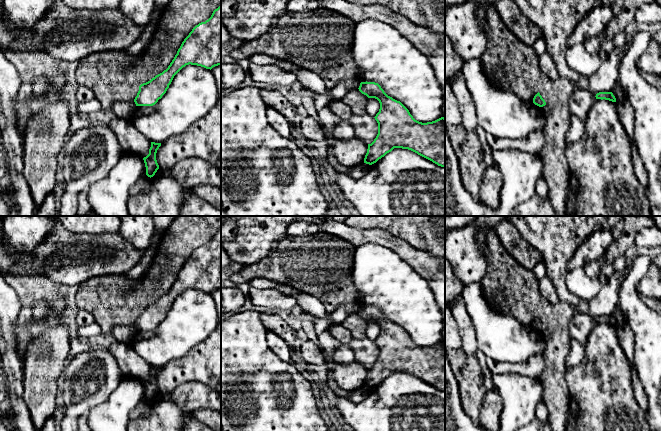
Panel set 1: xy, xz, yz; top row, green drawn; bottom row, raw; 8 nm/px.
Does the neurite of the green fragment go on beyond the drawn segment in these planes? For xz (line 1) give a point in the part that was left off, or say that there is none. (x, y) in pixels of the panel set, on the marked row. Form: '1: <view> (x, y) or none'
1: none

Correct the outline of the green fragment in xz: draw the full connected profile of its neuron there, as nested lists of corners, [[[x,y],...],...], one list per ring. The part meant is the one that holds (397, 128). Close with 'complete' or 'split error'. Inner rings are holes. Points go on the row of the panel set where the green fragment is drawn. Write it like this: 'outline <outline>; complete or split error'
outline [[[361,82],[358,89],[368,98],[375,98],[380,103],[379,112],[374,117],[378,123],[378,134],[374,141],[368,144],[364,163],[372,165],[394,148],[402,148],[411,150],[438,166],[445,167],[444,117],[432,122],[422,123],[415,120],[409,110],[400,101],[388,96],[378,83]]]; complete

